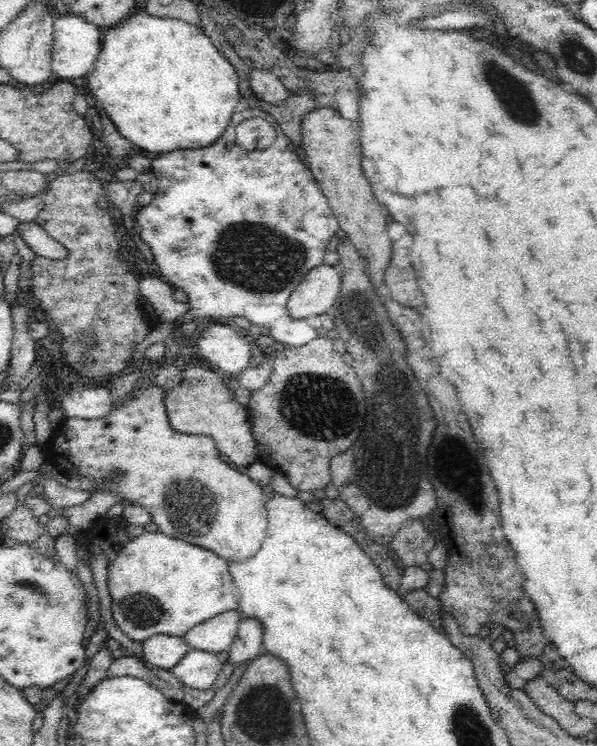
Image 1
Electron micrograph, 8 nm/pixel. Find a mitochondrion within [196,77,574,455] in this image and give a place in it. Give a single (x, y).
(257, 258)

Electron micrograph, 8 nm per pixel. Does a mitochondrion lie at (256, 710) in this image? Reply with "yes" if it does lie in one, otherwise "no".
yes

